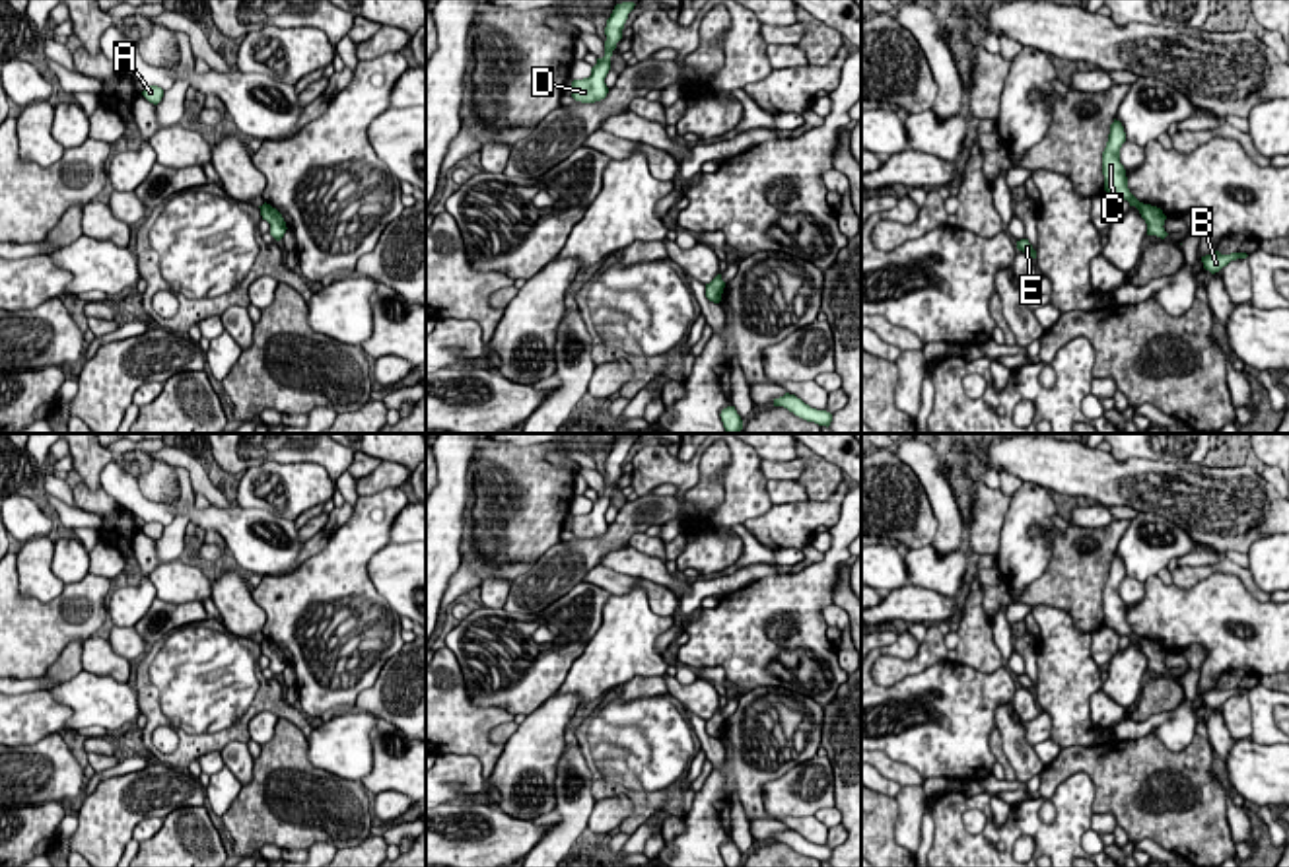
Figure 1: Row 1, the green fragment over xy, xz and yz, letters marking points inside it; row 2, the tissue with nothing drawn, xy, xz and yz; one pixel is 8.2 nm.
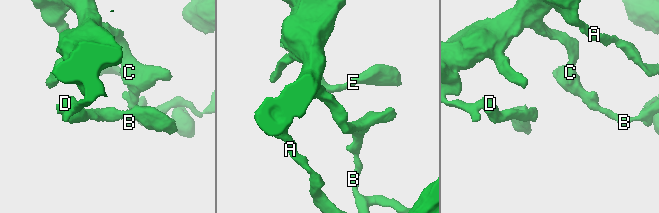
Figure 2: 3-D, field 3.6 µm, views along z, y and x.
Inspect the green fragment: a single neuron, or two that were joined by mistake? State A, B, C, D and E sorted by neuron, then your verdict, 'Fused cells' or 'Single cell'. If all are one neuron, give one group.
Groups: A C D E / B. Fused cells

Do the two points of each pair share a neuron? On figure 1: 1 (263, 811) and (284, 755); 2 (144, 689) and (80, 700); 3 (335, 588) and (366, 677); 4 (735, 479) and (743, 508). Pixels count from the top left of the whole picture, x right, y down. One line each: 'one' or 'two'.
1: one
2: two
3: one
4: one

